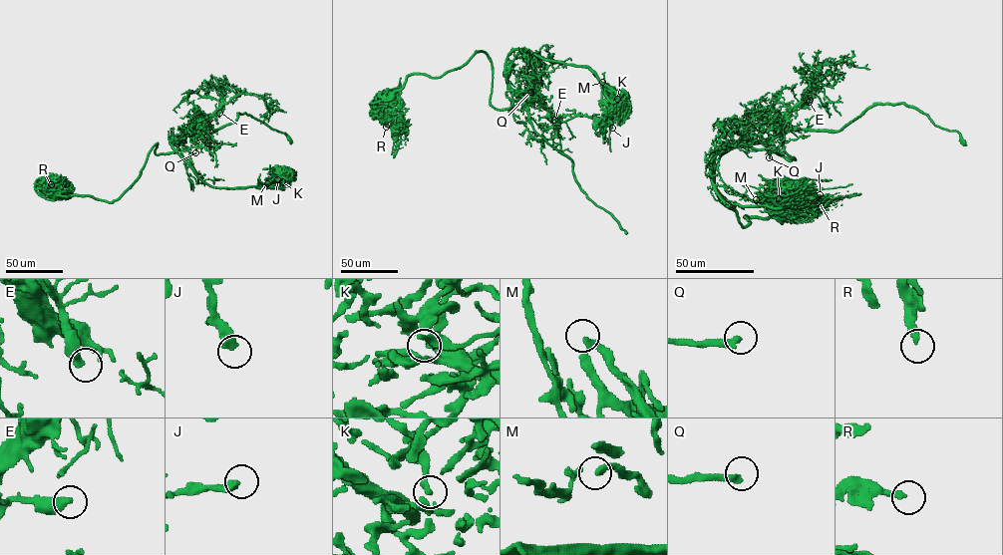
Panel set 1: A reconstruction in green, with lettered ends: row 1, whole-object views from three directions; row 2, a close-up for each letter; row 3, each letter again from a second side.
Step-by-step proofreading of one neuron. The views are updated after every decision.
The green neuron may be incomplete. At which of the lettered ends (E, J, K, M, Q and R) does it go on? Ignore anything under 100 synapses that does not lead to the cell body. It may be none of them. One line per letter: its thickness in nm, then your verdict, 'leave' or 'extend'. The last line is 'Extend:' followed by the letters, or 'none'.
E: calibre 440 nm; extend
J: calibre 400 nm; leave
K: calibre 240 nm; leave
M: calibre 300 nm; leave
Q: calibre 300 nm; extend
R: calibre 280 nm; leave
Extend: E, Q

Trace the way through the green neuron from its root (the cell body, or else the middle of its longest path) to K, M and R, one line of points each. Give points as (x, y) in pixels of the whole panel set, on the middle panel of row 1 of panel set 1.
K: (490, 101), (505, 110), (518, 100), (505, 59), (521, 49), (586, 67), (617, 99)
M: (490, 101), (505, 110), (518, 100), (505, 73), (516, 49), (586, 67), (616, 94), (614, 111), (602, 82)
R: (490, 101), (492, 62), (484, 52), (477, 52), (440, 76), (410, 74), (387, 107), (382, 104), (386, 127)

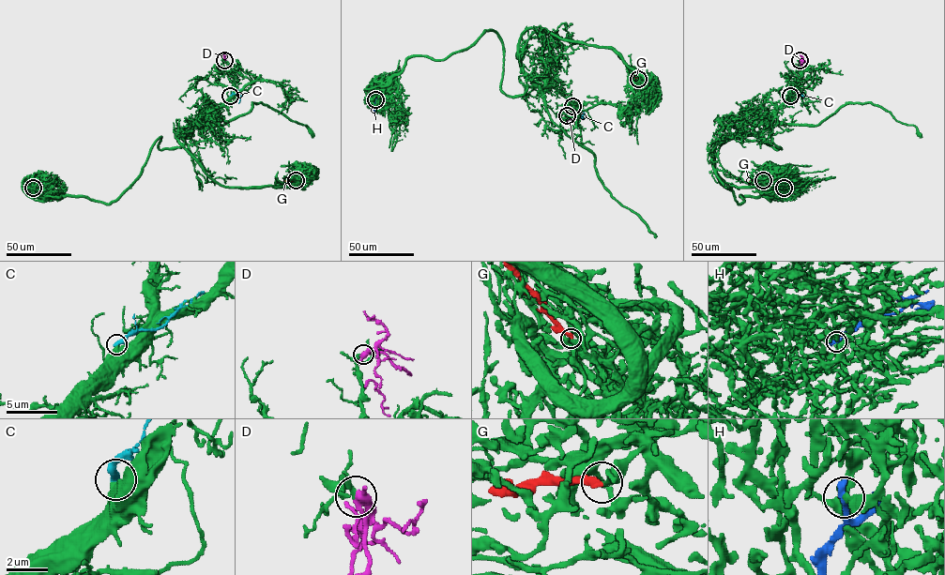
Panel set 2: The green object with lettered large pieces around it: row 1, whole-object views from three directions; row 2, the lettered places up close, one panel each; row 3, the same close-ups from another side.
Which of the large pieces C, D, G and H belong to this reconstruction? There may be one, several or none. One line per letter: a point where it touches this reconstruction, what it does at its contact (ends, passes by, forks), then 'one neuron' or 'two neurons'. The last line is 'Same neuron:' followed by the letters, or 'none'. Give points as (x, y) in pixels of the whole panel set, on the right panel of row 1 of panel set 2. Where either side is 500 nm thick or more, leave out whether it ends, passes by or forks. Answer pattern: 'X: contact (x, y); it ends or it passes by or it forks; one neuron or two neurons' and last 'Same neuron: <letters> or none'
C: contact (790, 96); two neurons
D: contact (800, 60); one neuron
G: contact (763, 180); it ends; two neurons
H: contact (784, 188); it ends; one neuron
Same neuron: D, H

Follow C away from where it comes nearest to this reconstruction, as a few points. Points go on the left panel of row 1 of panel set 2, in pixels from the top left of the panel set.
C: (230, 96), (241, 89), (238, 103)

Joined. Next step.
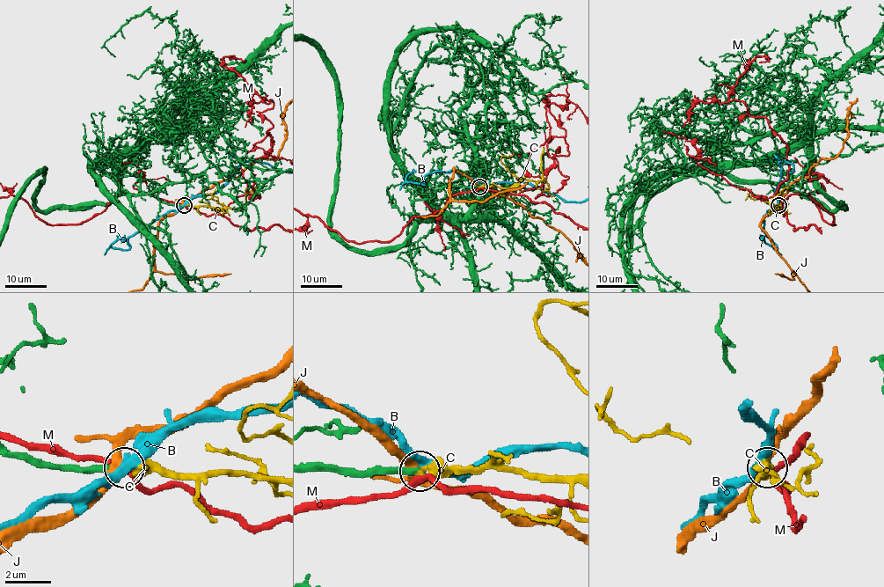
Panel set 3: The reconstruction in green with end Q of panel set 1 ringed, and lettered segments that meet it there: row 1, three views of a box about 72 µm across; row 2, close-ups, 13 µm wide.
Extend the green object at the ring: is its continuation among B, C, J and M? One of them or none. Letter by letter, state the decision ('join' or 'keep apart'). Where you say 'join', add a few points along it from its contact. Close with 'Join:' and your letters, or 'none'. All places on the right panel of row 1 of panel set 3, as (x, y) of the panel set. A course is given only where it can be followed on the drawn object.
B: keep apart
C: join; course (778, 205), (779, 207), (771, 209), (773, 206), (770, 203), (759, 199), (749, 190), (739, 189)
J: keep apart
M: keep apart
Join: C

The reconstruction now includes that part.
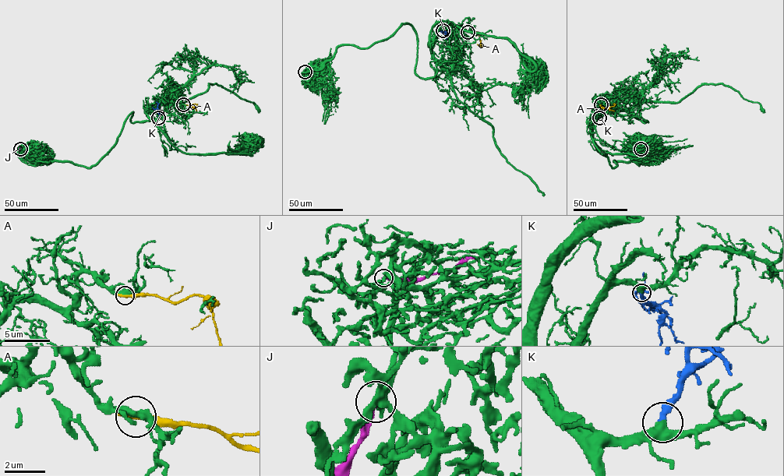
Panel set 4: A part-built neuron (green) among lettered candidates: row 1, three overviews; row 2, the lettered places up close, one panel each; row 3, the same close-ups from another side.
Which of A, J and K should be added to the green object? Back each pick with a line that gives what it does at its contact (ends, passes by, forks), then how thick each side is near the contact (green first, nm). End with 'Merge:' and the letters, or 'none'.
K: it ends there; 360 nm thick on the green side, 360 nm on the other
Merge: K

